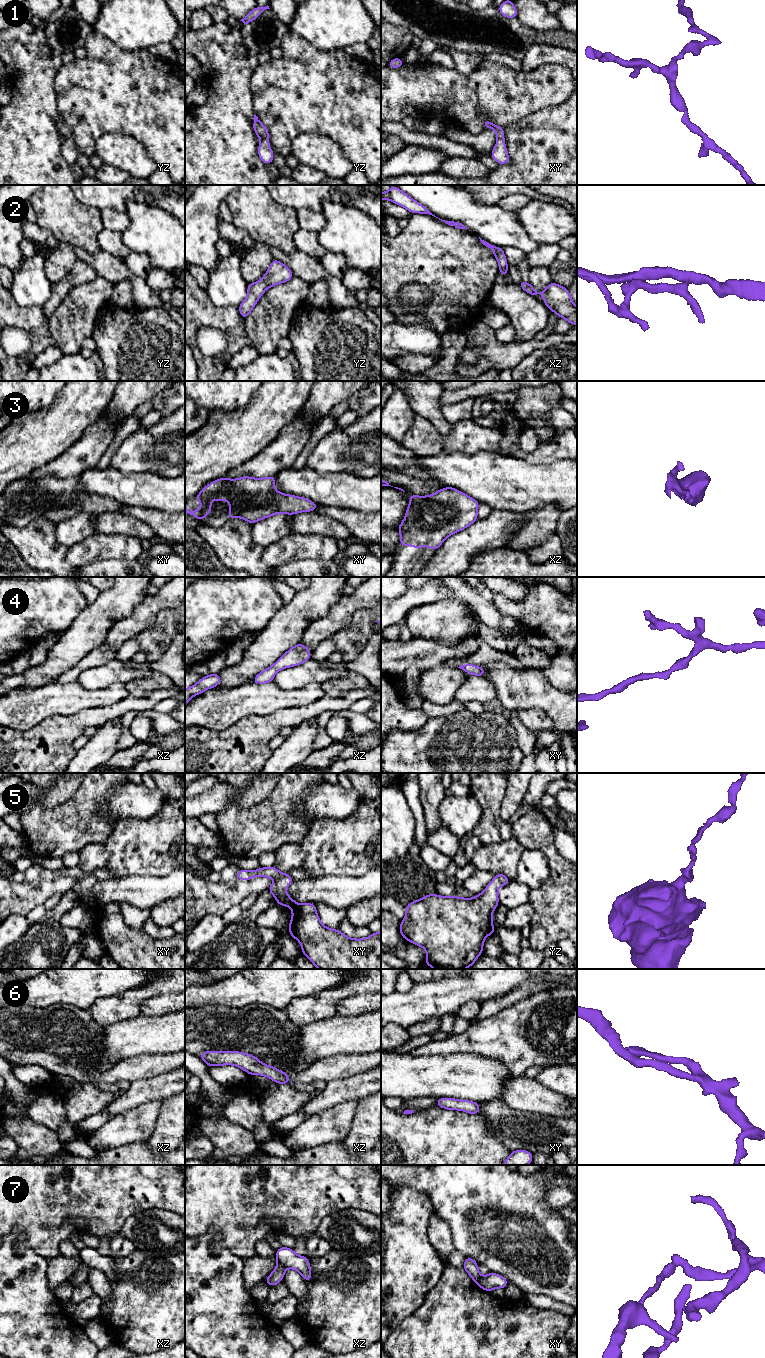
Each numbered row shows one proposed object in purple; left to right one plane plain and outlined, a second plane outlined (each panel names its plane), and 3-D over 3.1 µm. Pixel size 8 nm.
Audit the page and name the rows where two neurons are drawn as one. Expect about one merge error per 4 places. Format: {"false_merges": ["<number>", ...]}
{"false_merges": ["7"]}

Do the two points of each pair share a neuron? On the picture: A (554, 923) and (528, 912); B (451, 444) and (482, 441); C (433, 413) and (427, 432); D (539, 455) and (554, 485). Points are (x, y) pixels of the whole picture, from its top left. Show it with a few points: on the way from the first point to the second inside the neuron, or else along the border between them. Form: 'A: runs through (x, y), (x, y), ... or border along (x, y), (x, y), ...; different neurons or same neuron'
A: border along (529, 901), (533, 909), (533, 916), (528, 924); different neurons
B: runs through (459, 444), (474, 441); same neuron
C: border along (416, 413), (424, 416), (443, 438); different neurons
D: border along (520, 457), (531, 463), (552, 463), (566, 459); different neurons

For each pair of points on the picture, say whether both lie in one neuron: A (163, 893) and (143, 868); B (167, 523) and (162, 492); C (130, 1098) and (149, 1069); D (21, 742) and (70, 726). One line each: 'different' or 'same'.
A: different
B: different
C: different
D: same

